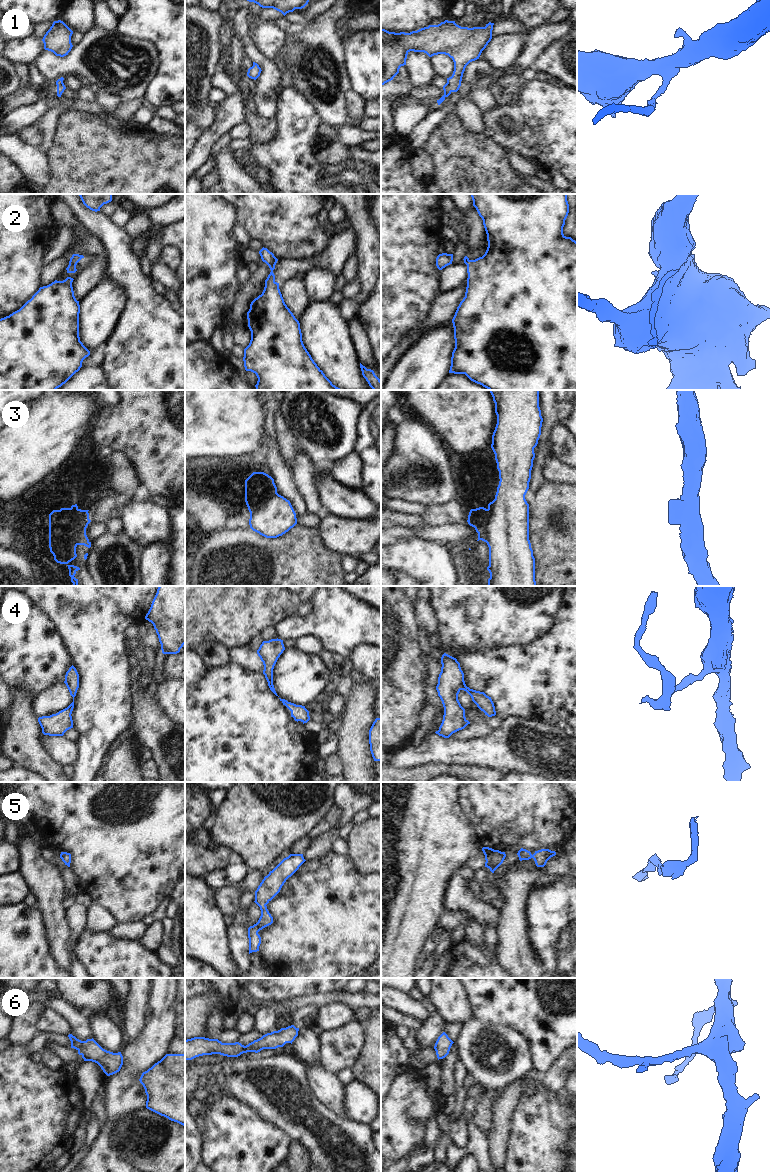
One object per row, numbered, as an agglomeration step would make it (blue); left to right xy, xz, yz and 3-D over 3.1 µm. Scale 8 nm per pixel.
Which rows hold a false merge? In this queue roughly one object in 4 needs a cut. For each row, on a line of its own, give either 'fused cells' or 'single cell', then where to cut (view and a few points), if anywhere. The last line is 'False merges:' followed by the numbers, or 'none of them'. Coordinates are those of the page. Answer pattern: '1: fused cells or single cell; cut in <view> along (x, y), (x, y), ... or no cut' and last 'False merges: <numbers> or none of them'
1: single cell; no cut
2: single cell; no cut
3: single cell; no cut
4: single cell; no cut
5: single cell; no cut
6: single cell; no cut
False merges: none of them

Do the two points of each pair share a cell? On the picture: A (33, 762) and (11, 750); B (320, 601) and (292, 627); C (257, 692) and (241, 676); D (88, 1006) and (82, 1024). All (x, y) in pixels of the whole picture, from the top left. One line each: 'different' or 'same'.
A: same
B: same
C: same
D: different

